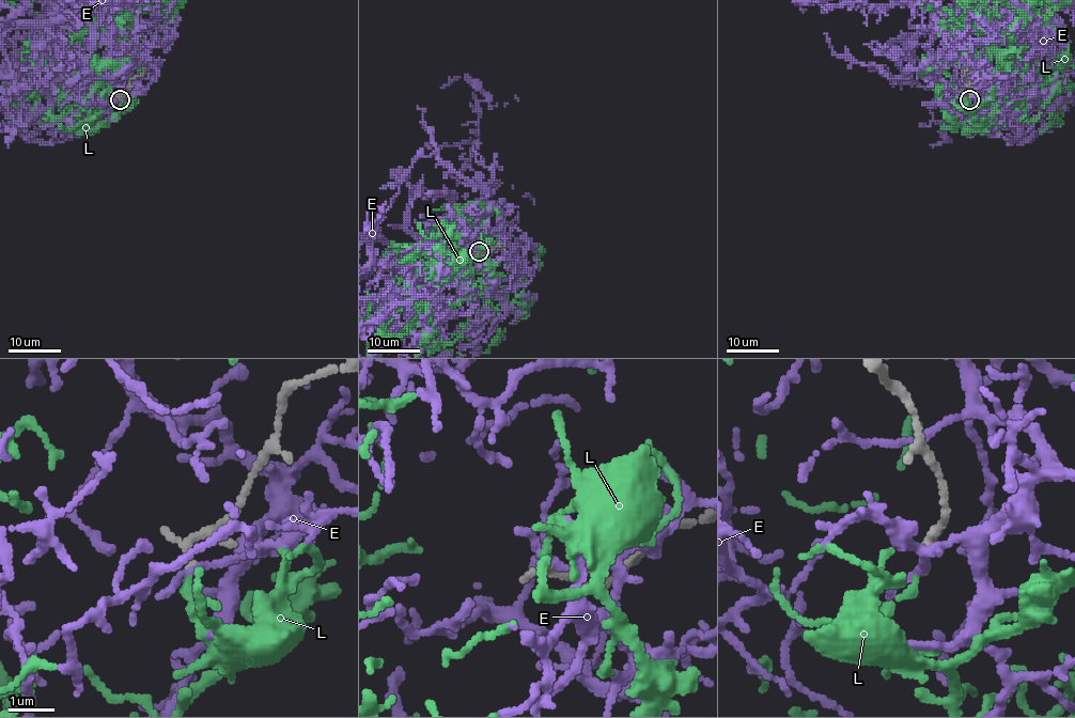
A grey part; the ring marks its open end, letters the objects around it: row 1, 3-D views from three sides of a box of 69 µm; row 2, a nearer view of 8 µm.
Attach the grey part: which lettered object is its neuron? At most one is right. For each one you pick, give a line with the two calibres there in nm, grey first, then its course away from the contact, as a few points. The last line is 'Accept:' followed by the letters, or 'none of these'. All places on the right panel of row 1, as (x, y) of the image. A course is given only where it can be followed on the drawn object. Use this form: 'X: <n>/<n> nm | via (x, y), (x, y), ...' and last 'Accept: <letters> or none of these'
L: 120/110 nm
Accept: L

